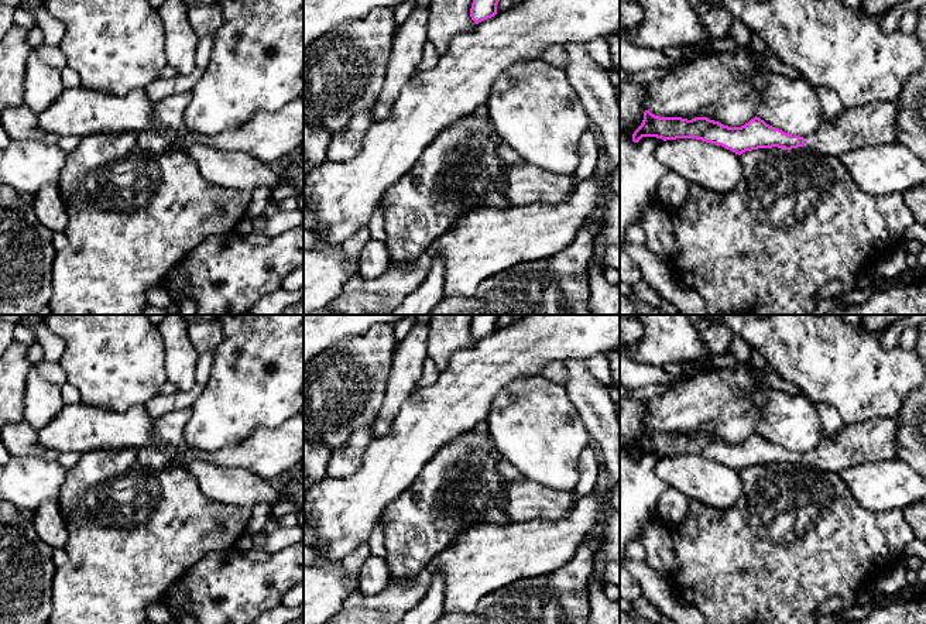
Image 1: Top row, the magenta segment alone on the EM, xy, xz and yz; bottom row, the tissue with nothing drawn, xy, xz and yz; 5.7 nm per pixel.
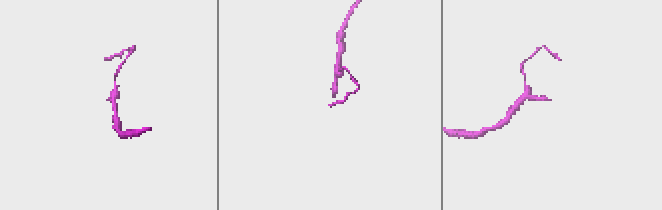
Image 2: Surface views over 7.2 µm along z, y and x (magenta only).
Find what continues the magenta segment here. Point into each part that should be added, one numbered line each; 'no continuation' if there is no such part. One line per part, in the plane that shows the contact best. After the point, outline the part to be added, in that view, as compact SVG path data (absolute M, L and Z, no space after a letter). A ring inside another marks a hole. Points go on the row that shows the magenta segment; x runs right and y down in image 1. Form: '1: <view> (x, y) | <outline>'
1: yz (874, 124) | M879 102L855 109L844 109L834 117L823 116L820 127L806 137L805 147L819 154L841 155L861 148L898 143L896 103Z

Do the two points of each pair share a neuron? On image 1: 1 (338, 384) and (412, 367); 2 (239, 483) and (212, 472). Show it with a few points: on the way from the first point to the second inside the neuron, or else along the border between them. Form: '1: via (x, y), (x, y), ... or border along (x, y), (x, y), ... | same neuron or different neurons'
1: border along (397, 343), (393, 352), (386, 394), (380, 405) | different neurons
2: via (232, 483), (223, 483), (219, 479) | same neuron

